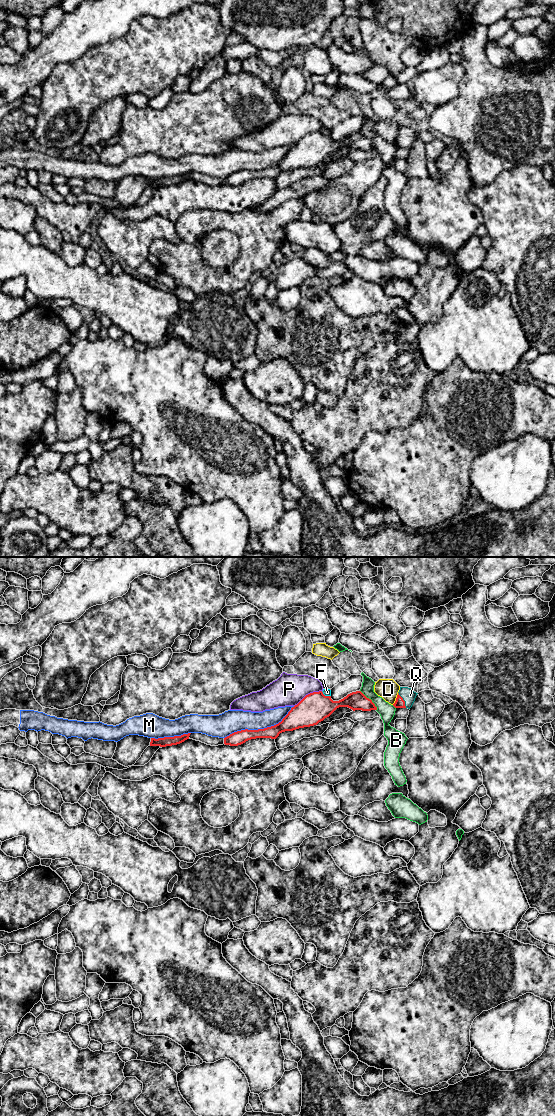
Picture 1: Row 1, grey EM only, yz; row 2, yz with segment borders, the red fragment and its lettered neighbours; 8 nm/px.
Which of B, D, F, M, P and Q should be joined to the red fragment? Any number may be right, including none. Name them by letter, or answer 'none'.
Q

